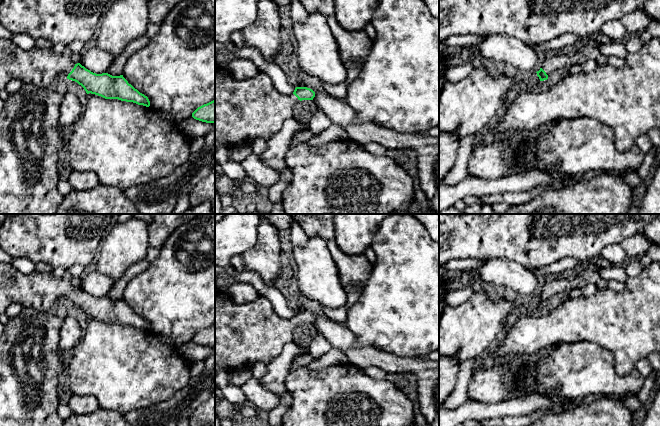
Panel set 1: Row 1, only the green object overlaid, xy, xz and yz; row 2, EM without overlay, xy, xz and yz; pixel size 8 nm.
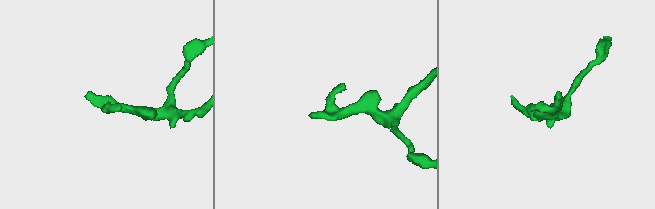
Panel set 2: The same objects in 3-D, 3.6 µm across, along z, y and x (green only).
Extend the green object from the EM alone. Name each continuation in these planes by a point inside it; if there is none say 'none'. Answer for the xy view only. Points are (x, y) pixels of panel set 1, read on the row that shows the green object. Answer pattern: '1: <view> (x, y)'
1: xy (37, 66)

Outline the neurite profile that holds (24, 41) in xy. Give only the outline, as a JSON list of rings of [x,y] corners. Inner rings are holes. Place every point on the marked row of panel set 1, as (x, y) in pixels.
[[[13,33],[12,42],[24,50],[30,50],[35,47],[35,39],[25,33]]]

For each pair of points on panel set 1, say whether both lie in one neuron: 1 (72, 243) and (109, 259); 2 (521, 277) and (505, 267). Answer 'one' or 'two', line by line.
1: two
2: one

